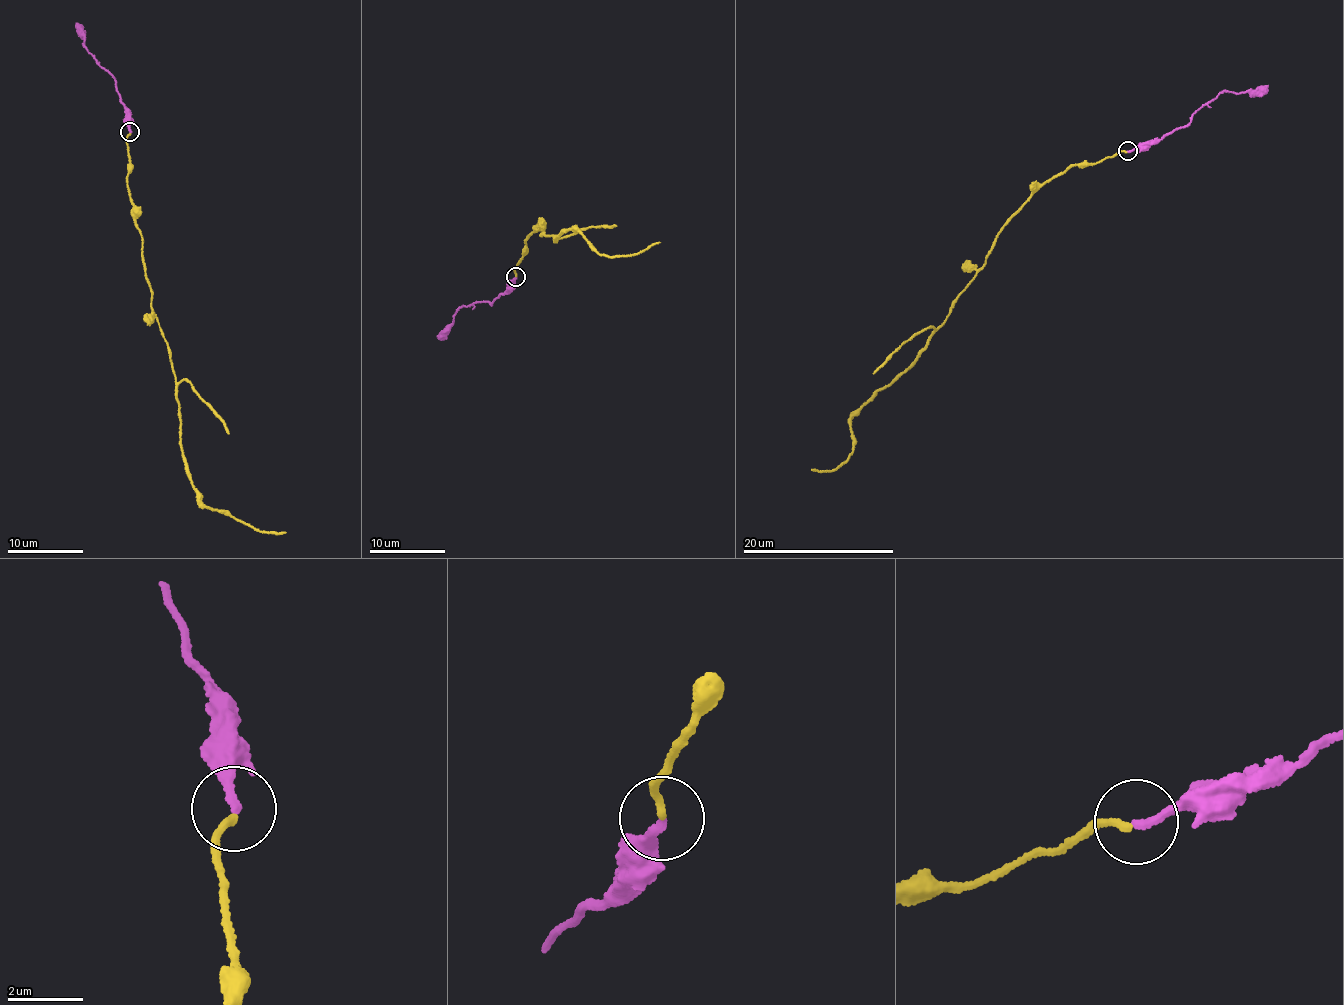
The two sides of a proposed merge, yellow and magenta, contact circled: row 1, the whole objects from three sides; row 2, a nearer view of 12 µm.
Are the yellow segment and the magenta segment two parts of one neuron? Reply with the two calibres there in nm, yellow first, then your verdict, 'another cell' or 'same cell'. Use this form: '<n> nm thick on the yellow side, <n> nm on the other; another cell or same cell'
190 nm thick on the yellow side, 200 nm on the other; same cell

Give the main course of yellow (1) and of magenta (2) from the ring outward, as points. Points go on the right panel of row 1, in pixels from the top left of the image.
1: (1128, 152), (1070, 165), (1032, 195), (917, 361), (850, 418), (846, 460), (811, 470)
2: (1128, 150), (1145, 149), (1183, 127), (1202, 104), (1222, 92), (1245, 93), (1264, 90), (1268, 85)

